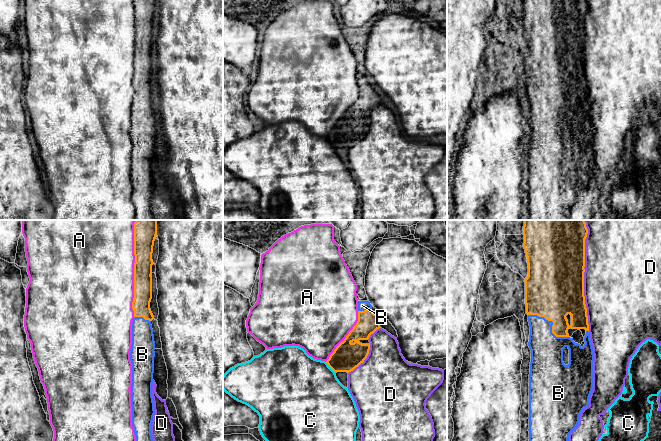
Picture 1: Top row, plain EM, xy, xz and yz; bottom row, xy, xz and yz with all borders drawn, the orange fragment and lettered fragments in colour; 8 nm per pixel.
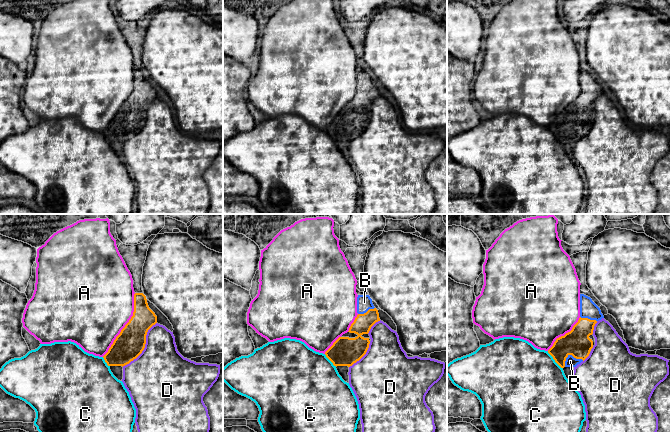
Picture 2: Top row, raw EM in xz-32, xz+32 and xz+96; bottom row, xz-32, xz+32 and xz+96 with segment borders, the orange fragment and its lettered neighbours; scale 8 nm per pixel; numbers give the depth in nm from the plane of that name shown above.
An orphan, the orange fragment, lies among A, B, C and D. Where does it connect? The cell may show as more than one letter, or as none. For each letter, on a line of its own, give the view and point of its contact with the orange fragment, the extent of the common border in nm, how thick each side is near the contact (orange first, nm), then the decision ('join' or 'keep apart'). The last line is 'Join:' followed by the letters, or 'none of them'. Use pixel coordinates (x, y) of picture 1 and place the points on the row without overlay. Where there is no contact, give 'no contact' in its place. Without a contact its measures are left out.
A: xy (134, 46) | 750 nm | 160/500 nm | keep apart
B: yz (553, 99) | 380 nm | 420/260 nm | join
C: xz (330, 143) | 120 nm | 220/500 nm | keep apart
D: yz (583, 53) | 850 nm | 480/500 nm | keep apart
Join: B

